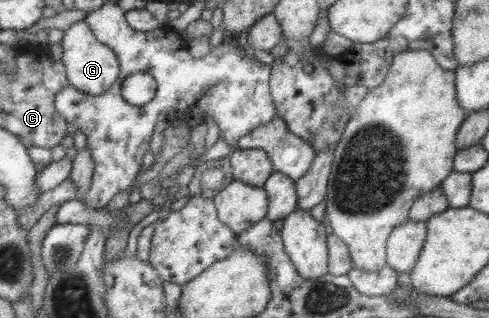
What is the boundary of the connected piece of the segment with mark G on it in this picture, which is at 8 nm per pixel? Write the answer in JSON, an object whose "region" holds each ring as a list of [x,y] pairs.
{"region":[[[84,20],[73,22],[64,31],[60,41],[62,47],[62,62],[65,66],[68,85],[89,95],[101,95],[107,91],[118,78],[119,64],[113,50],[99,43]]]}

